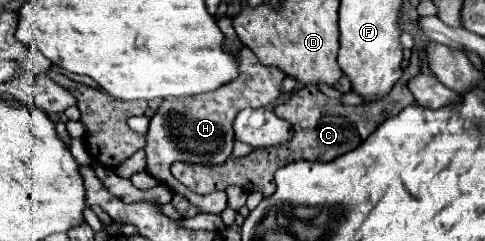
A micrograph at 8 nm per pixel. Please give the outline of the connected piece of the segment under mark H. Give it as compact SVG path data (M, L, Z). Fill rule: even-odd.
M242 47L238 57L238 77L226 83L224 87L218 87L216 91L204 93L204 95L192 95L184 99L164 99L150 119L150 127L146 133L146 143L156 143L156 161L148 165L148 173L156 177L160 183L168 183L168 187L174 193L182 193L188 201L192 201L196 207L200 207L202 213L216 213L220 215L226 209L226 193L214 191L204 195L196 195L184 185L180 185L172 173L170 163L184 161L184 163L200 163L200 165L220 165L232 155L234 145L234 131L232 123L238 111L246 107L266 107L280 97L280 85L284 81L284 73L280 73L274 67L264 67L258 63L256 55L248 51L248 47Z

